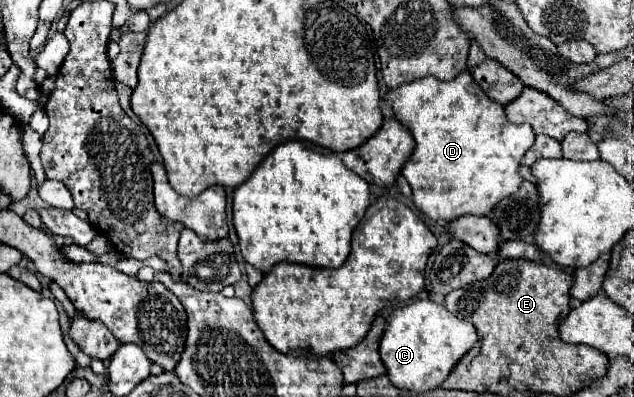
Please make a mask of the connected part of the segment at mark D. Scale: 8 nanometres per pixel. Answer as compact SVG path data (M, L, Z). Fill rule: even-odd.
M462 71L452 81L440 81L434 77L416 79L400 85L384 95L392 105L394 117L406 125L416 141L416 149L402 169L402 175L412 187L412 201L418 211L436 221L452 221L462 215L488 215L498 201L516 193L522 185L518 175L520 159L534 143L534 133L530 125L514 125L506 119L504 107L492 101L480 85L472 79L470 71Z

